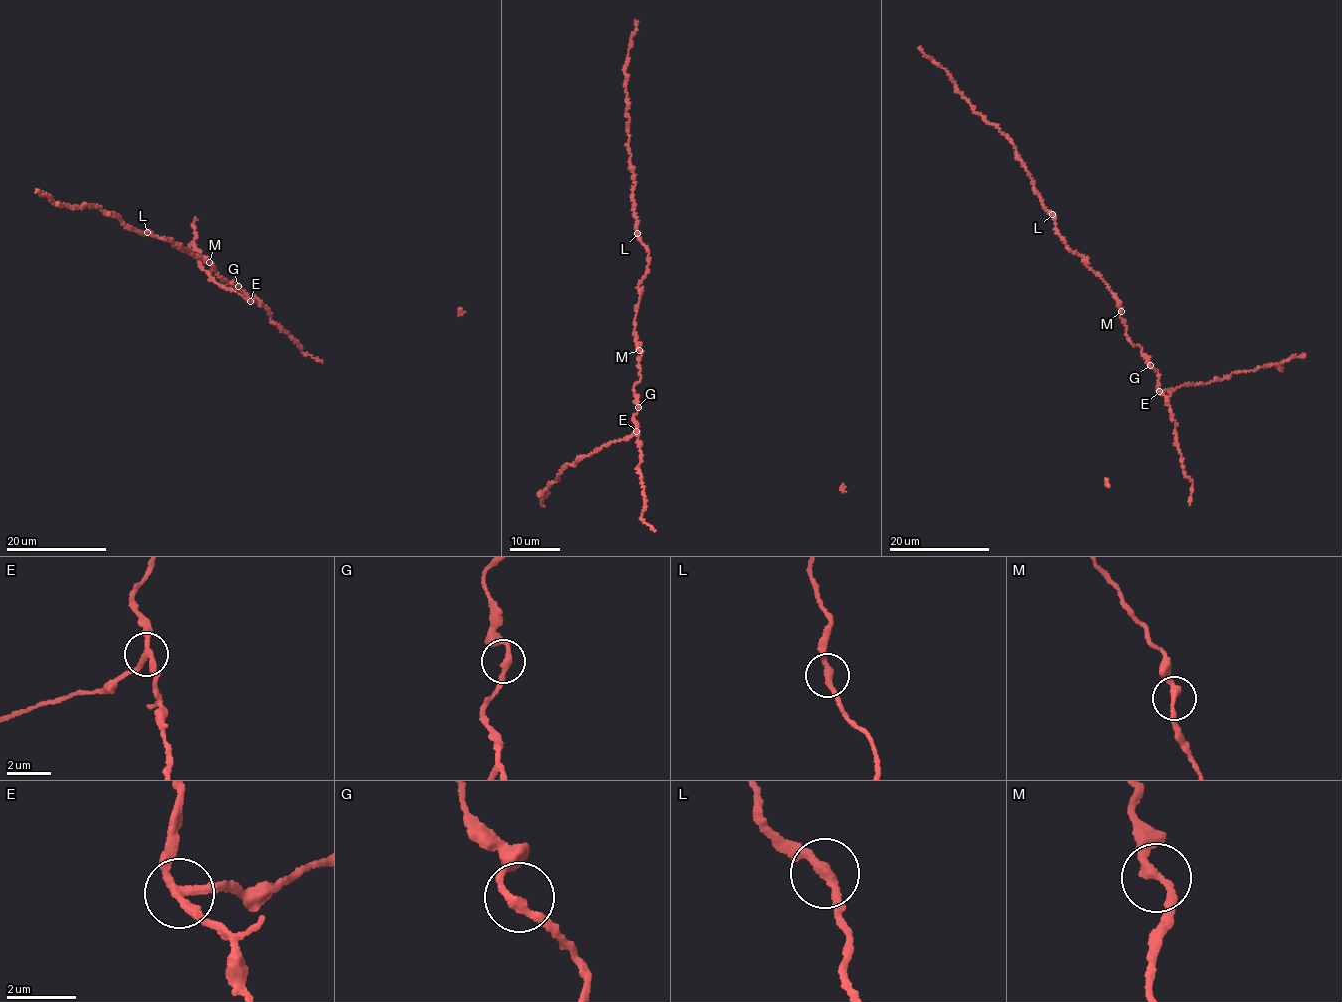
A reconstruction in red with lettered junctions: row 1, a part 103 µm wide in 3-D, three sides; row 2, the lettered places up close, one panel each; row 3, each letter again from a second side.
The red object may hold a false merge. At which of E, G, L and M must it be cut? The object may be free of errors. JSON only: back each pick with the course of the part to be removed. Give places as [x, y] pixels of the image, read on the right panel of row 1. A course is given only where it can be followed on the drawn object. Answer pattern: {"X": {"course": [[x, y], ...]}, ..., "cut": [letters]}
{"E": {"course": [[1160, 391], [1188, 383], [1206, 384], [1306, 353]]}, "cut": ["E"]}

